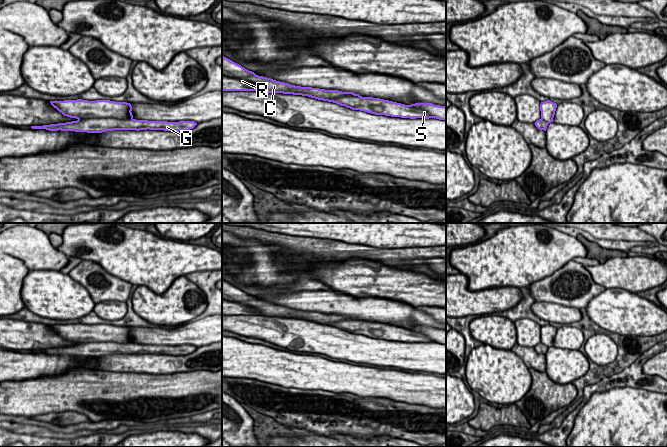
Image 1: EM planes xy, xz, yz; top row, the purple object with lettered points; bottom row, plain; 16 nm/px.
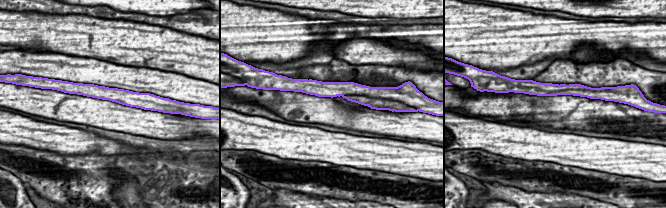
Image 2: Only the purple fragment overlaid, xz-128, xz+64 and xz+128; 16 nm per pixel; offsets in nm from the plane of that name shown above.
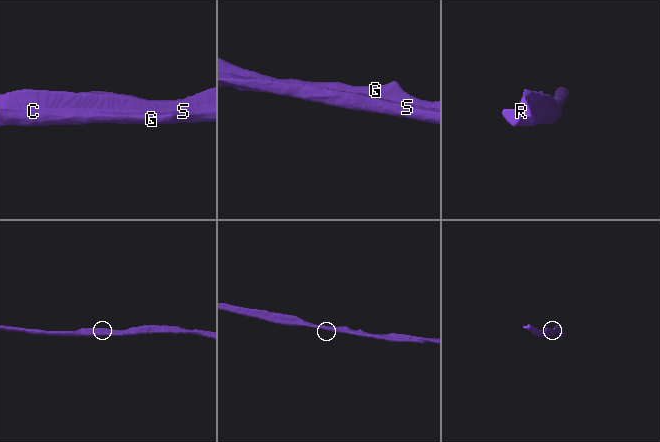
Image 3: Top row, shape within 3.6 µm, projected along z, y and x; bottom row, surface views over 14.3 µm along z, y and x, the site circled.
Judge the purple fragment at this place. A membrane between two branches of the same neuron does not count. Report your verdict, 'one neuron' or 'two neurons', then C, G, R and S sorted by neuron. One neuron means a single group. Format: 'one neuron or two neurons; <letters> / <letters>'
two neurons; C G / R S

